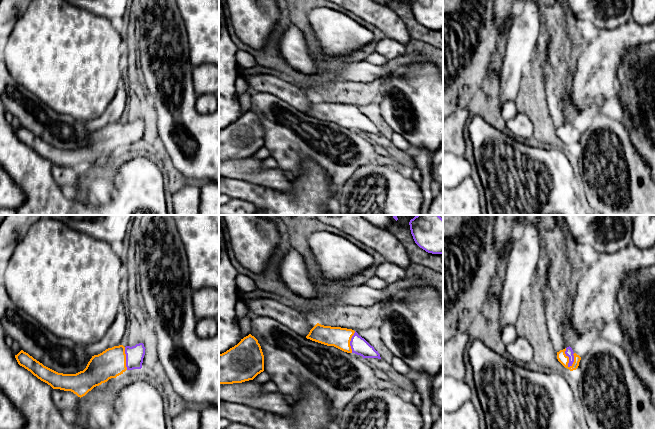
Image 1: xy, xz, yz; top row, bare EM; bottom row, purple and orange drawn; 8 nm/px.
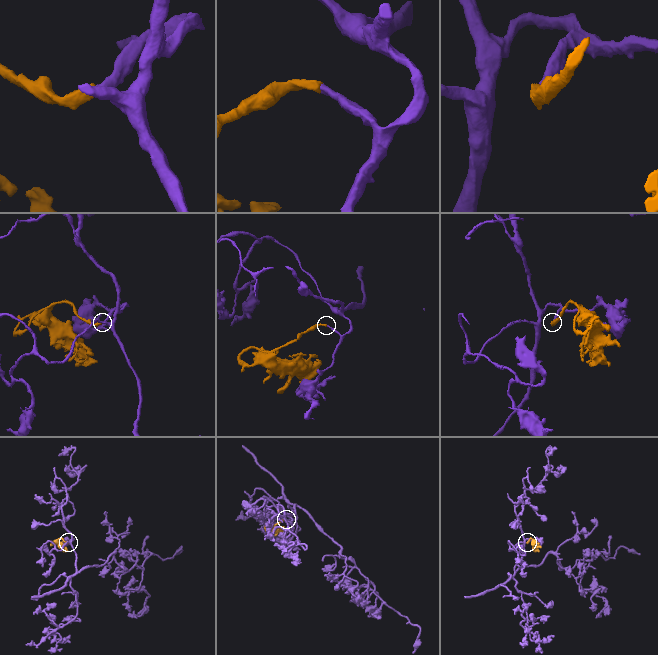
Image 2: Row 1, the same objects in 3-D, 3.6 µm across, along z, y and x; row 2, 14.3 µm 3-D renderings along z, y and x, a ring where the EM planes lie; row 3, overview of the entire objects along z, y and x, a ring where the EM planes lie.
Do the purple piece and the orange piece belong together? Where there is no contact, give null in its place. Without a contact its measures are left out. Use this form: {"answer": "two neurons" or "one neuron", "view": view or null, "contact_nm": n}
{"answer": "one neuron", "view": "yz", "contact_nm": 160}

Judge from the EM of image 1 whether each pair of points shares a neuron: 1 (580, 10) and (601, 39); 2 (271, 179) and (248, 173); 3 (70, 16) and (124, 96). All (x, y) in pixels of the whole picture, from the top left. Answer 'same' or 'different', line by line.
1: different
2: same
3: different

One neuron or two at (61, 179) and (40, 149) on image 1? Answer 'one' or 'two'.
one

